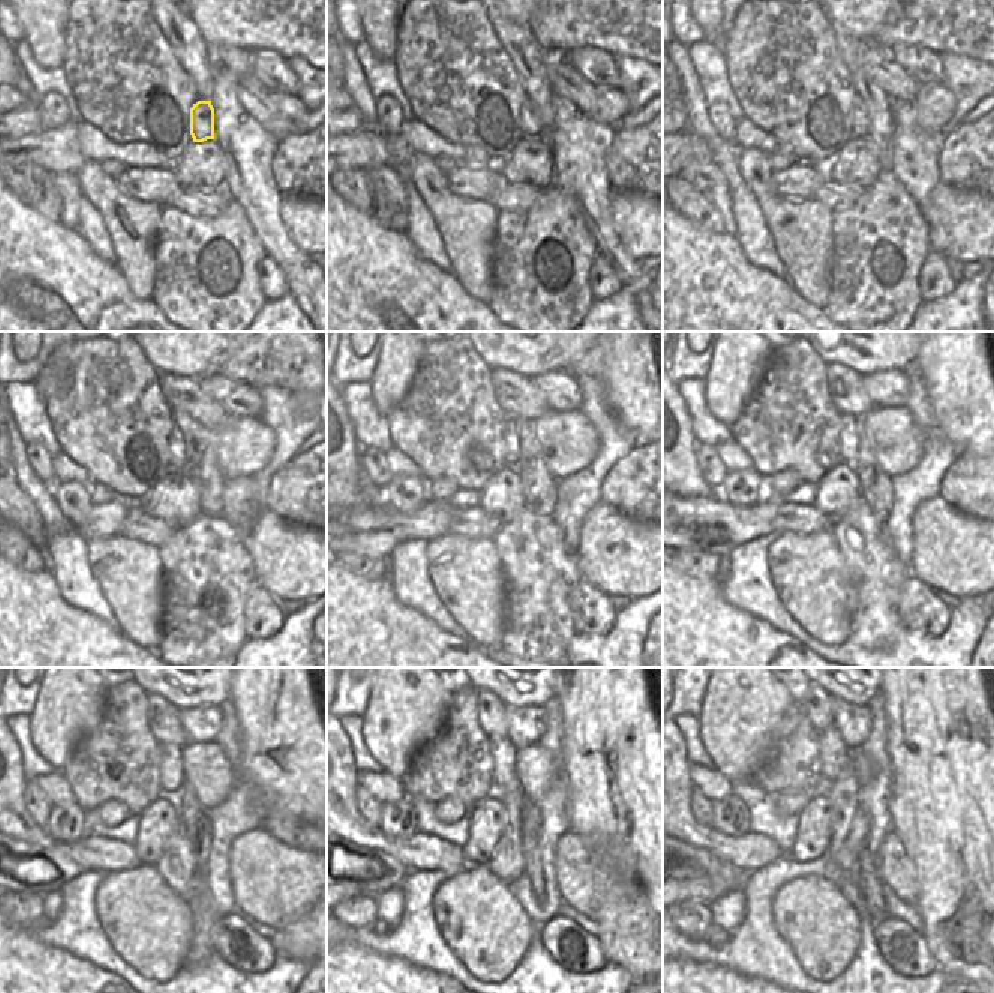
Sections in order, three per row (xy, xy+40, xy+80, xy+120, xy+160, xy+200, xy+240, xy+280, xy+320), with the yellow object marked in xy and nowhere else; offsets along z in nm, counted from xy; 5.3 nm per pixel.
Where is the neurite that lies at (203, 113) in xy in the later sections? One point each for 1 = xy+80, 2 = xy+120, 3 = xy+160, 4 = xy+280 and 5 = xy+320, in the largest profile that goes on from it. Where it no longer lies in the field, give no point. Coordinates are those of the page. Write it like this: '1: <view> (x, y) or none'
1: xy+80 (859, 122)
2: xy+120 (176, 441)
3: xy+160 (511, 438)
4: xy+280 (502, 753)
5: xy+320 (834, 755)

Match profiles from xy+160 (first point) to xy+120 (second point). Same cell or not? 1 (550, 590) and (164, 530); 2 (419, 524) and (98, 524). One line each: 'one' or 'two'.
1: two
2: one

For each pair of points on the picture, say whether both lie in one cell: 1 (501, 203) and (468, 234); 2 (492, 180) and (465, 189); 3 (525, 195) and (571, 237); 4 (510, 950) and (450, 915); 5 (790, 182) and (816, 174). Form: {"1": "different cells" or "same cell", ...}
{"1": "different cells", "2": "same cell", "3": "different cells", "4": "same cell", "5": "same cell"}

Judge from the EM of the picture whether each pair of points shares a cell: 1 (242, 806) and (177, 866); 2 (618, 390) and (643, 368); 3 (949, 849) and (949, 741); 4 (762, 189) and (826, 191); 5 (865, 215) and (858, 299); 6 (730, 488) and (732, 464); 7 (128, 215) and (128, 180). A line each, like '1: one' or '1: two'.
1: two
2: one
3: one
4: two
5: one
6: two
7: two

